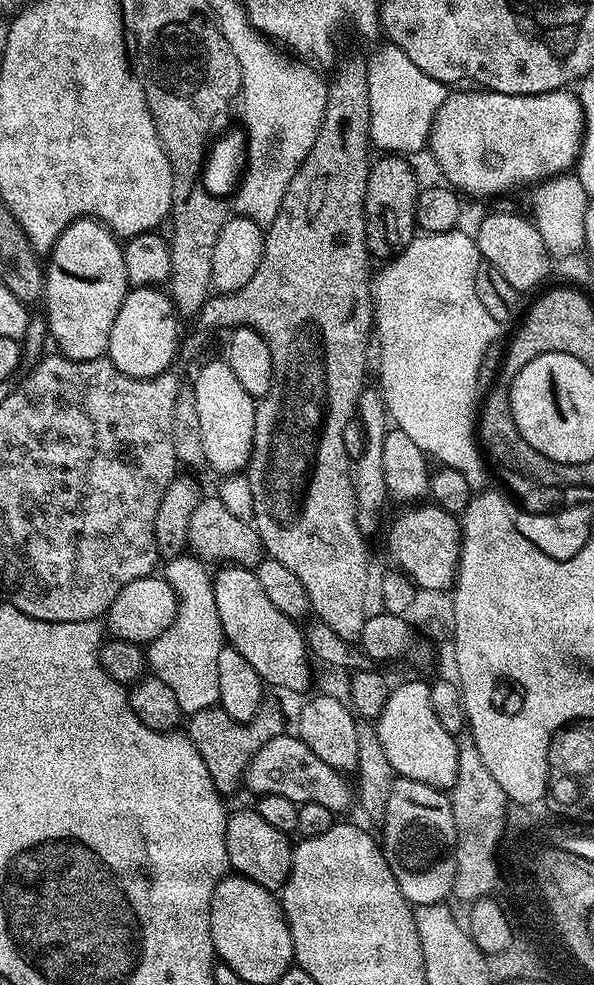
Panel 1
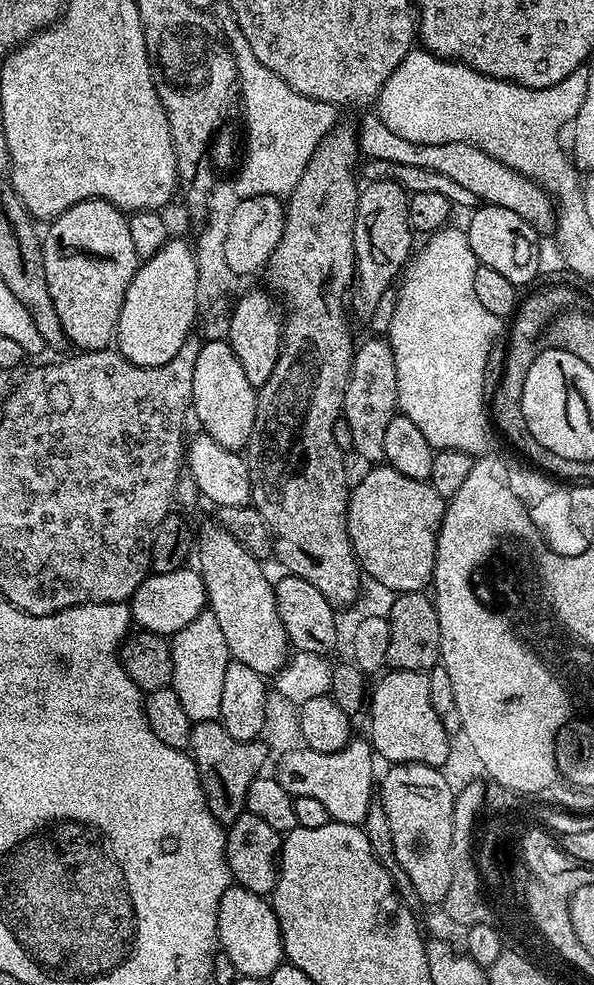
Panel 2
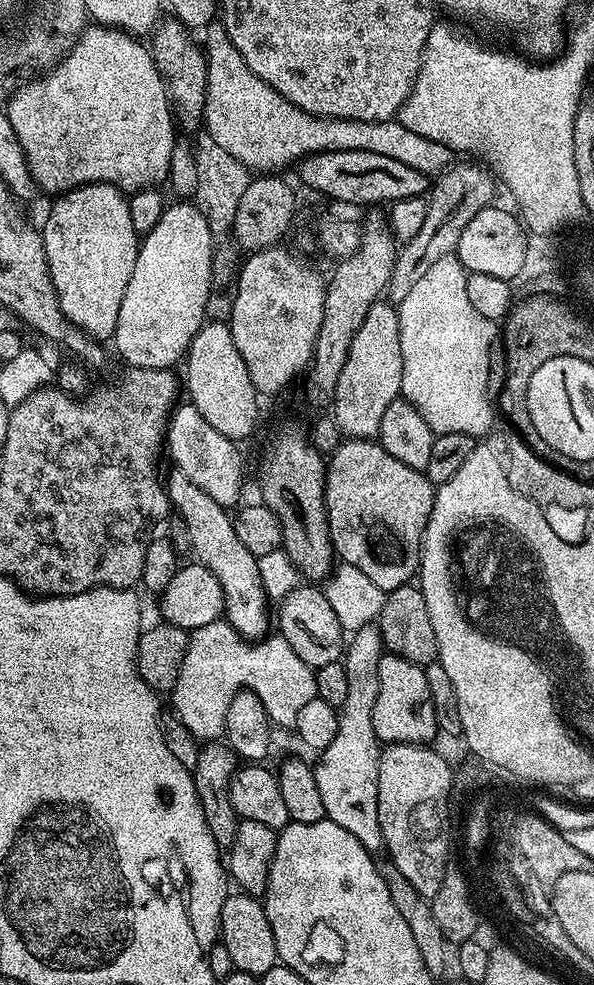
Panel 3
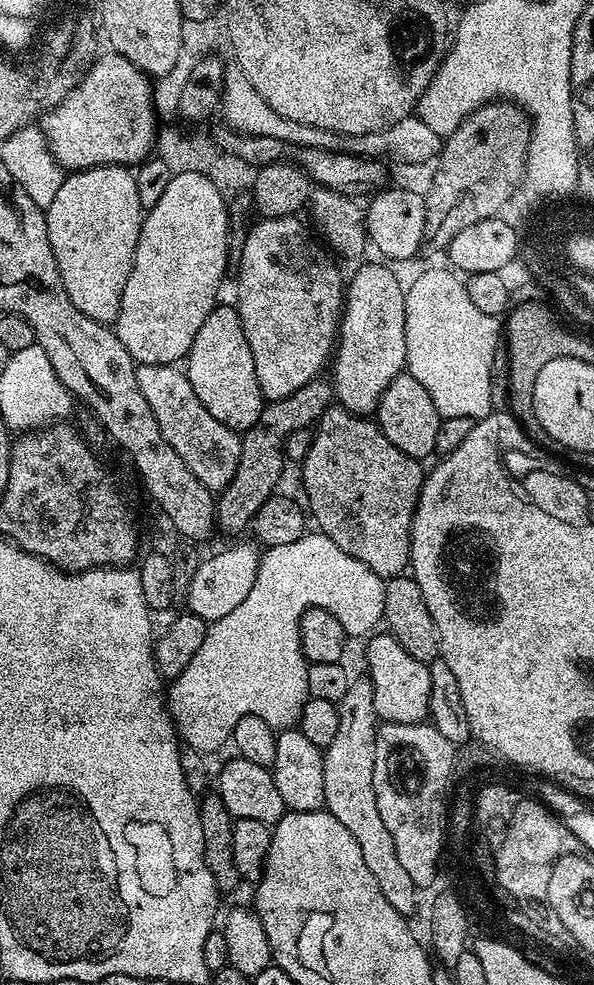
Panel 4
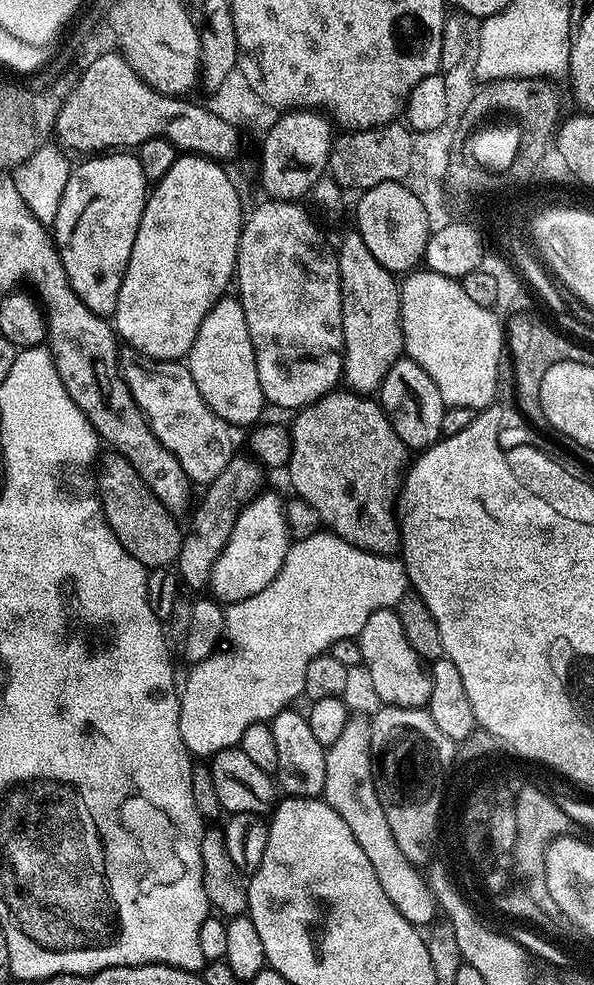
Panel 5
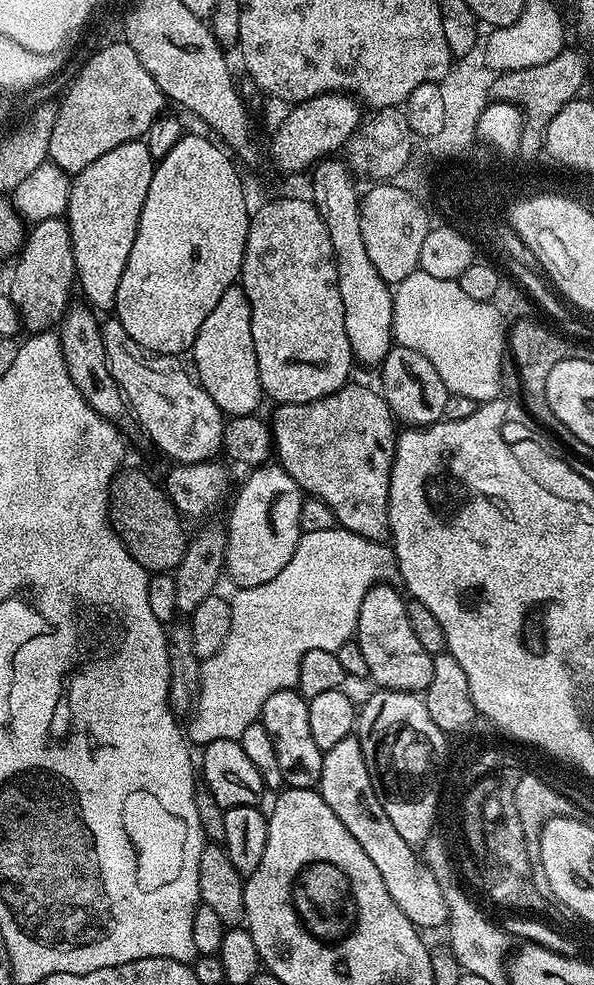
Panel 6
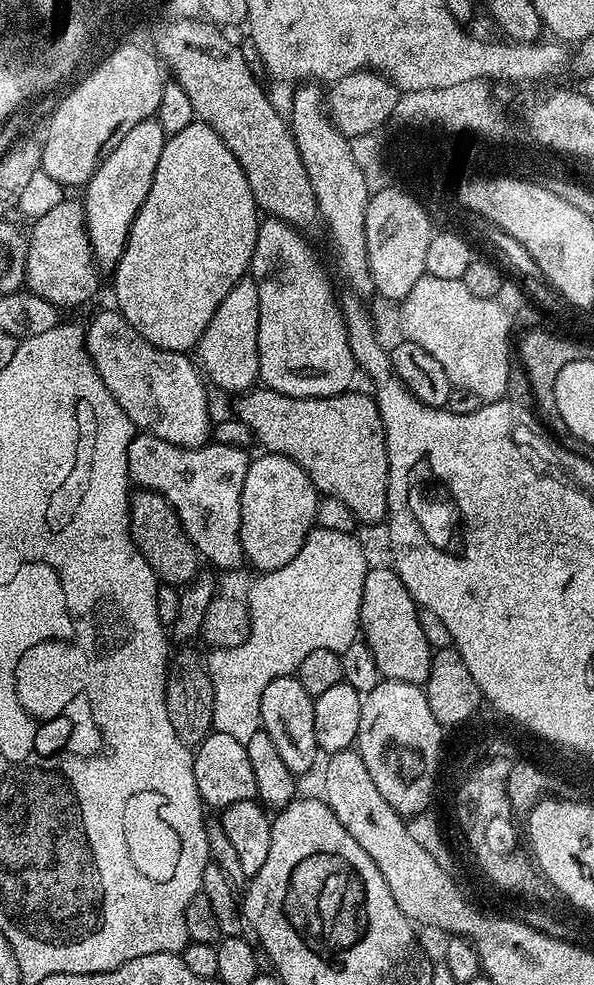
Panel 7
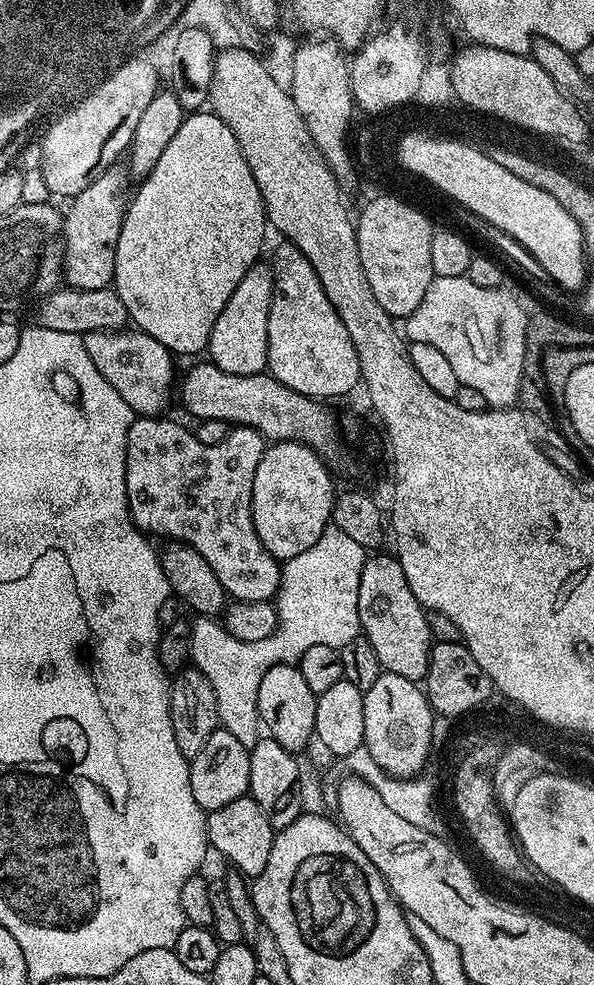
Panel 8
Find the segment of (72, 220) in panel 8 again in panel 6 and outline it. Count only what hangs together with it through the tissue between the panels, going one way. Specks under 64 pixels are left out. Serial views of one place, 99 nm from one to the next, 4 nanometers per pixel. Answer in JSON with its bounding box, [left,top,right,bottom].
[6,218,77,334]

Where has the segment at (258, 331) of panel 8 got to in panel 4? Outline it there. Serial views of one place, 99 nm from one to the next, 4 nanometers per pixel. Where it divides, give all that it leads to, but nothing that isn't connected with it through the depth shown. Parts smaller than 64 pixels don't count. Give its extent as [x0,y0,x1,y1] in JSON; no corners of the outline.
[186,303,266,434]

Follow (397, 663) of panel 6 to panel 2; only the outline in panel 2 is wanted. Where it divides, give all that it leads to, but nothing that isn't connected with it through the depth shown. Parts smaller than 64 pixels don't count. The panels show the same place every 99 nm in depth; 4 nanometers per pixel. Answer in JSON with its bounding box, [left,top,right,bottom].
[368,670,450,769]

